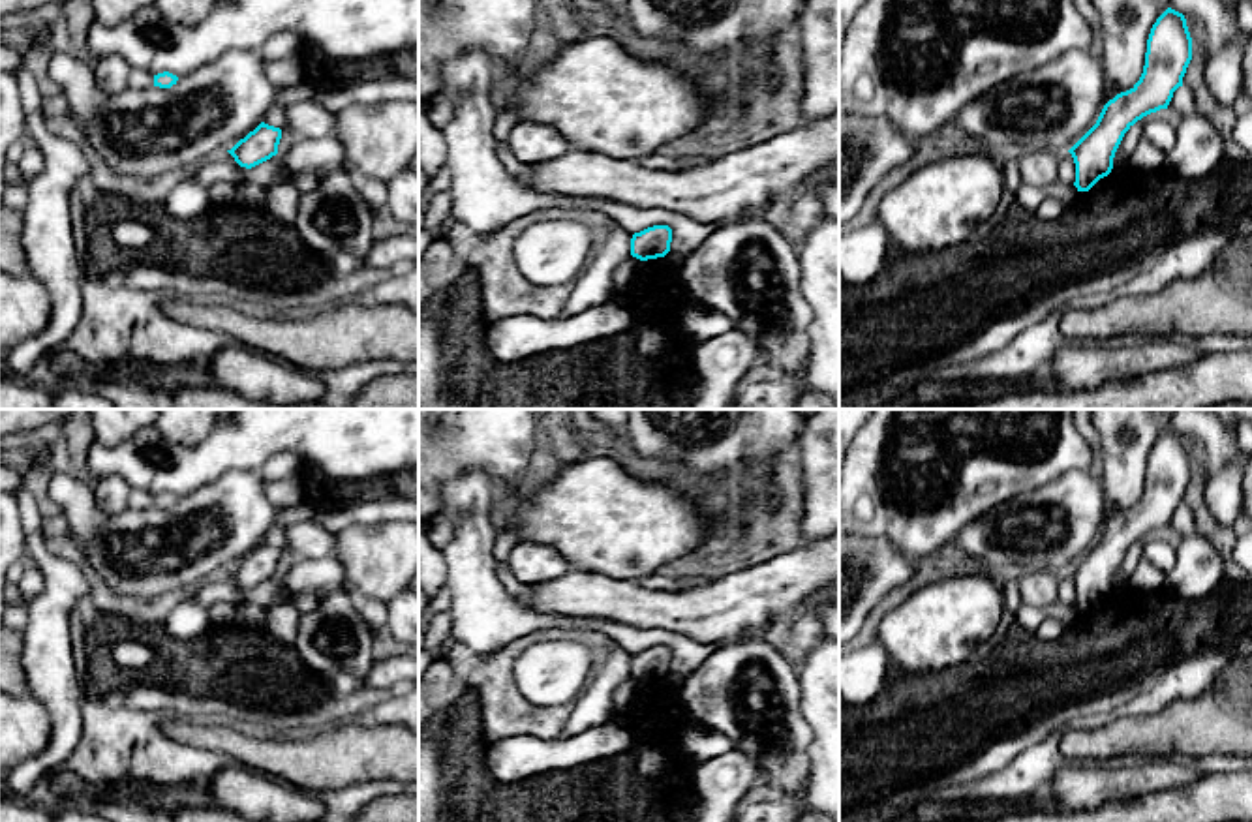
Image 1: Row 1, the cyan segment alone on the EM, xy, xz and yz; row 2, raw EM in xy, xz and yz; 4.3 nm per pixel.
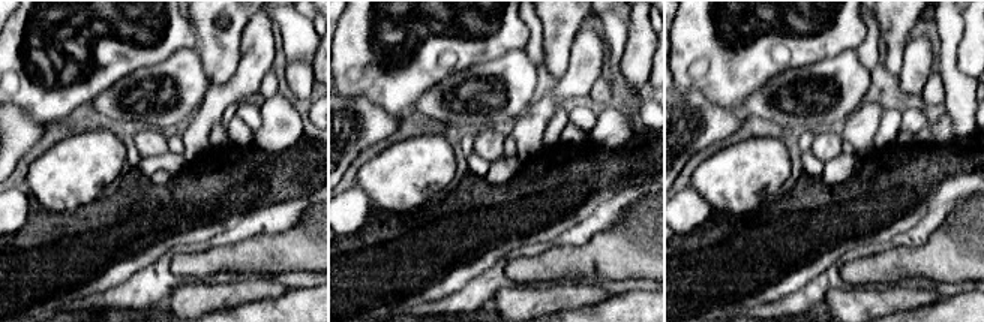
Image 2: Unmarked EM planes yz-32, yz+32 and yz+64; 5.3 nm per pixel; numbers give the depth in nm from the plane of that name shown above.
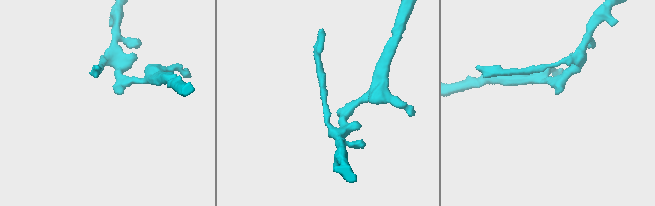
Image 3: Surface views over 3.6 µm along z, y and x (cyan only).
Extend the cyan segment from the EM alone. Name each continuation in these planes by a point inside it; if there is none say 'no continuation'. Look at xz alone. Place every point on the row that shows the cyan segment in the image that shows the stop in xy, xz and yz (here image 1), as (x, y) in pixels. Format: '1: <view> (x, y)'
no continuation

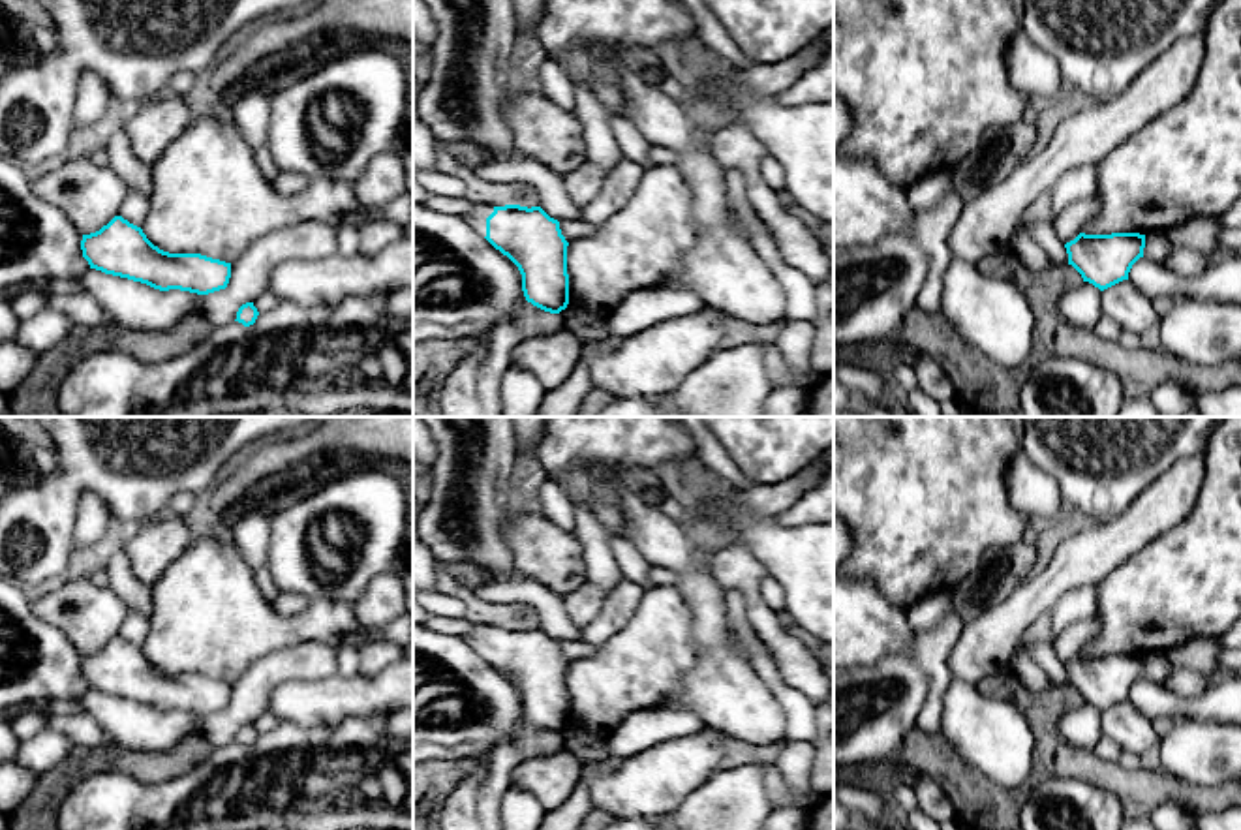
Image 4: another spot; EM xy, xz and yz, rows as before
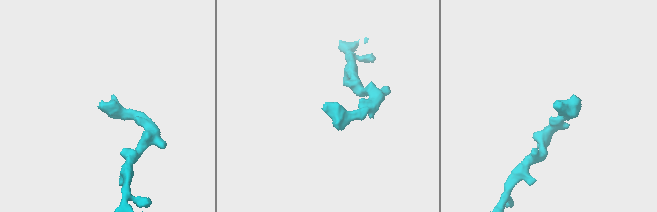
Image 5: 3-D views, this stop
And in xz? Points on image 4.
1: xz (481, 211)

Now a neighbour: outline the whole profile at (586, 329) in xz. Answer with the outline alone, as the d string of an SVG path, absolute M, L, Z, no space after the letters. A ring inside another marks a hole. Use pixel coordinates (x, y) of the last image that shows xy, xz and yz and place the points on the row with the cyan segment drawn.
M565 308L559 312L559 315L563 319L563 329L571 332L582 346L601 342L610 336L605 319L590 317L576 308Z

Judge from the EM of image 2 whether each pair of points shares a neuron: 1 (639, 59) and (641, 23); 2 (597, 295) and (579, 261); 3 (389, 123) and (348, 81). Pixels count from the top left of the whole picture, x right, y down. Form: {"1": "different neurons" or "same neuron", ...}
{"1": "same neuron", "2": "different neurons", "3": "different neurons"}

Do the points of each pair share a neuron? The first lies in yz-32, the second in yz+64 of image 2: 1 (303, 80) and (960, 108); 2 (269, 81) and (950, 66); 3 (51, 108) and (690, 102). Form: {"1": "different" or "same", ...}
{"1": "different", "2": "different", "3": "different"}

